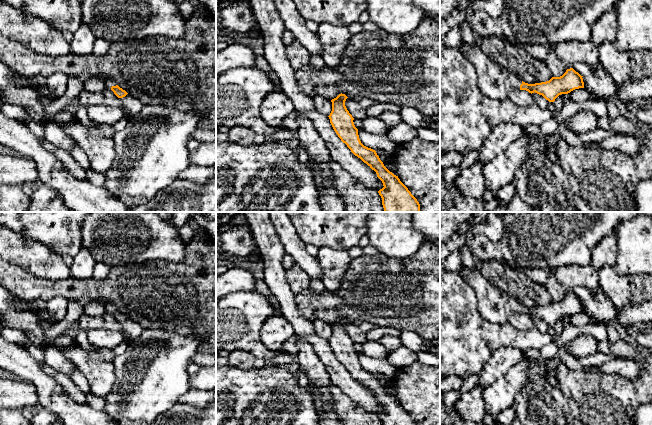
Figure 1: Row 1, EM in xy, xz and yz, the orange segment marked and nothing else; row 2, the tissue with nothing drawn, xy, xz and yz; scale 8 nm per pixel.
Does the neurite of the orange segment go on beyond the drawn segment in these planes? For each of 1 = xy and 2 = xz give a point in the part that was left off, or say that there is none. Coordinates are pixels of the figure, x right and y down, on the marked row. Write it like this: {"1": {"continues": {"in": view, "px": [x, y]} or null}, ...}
{"1": {"continues": {"in": "xy", "px": [131, 105]}}, "2": {"continues": null}}

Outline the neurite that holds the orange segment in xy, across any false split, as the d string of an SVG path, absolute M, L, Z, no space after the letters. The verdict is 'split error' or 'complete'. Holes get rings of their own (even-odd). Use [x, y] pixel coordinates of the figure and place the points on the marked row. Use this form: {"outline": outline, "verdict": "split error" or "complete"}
{"outline": "M106 78L104 81L106 87L111 89L121 100L126 118L130 119L134 117L142 109L144 104L139 99L120 88L114 80L111 78Z", "verdict": "split error"}

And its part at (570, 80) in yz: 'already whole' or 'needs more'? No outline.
needs more

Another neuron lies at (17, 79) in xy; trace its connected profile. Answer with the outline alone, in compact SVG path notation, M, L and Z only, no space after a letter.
M12 70L11 79L15 85L27 85L31 88L34 88L39 93L44 102L52 99L48 91L45 88L41 87L32 77L27 77L24 75L21 76L19 73Z

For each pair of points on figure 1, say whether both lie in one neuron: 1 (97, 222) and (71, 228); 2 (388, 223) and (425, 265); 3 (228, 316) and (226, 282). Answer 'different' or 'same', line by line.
1: different
2: different
3: different

